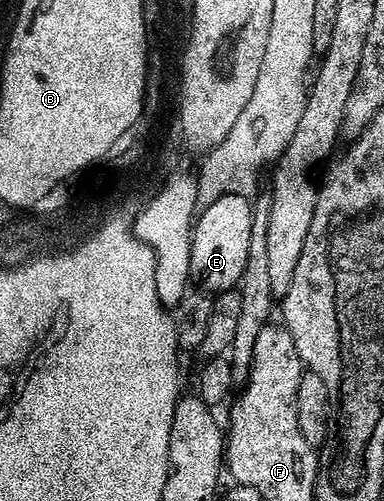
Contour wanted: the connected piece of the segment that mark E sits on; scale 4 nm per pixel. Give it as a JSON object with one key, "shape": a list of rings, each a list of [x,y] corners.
{"shape":[[[227,193],[222,195],[218,199],[207,202],[199,210],[198,216],[194,221],[194,228],[192,231],[192,246],[190,247],[190,277],[193,282],[196,281],[201,290],[209,295],[215,295],[217,293],[224,293],[227,289],[236,289],[242,279],[242,271],[246,271],[246,255],[250,252],[250,219],[252,218],[252,201],[242,195],[234,195],[233,193]]]}

